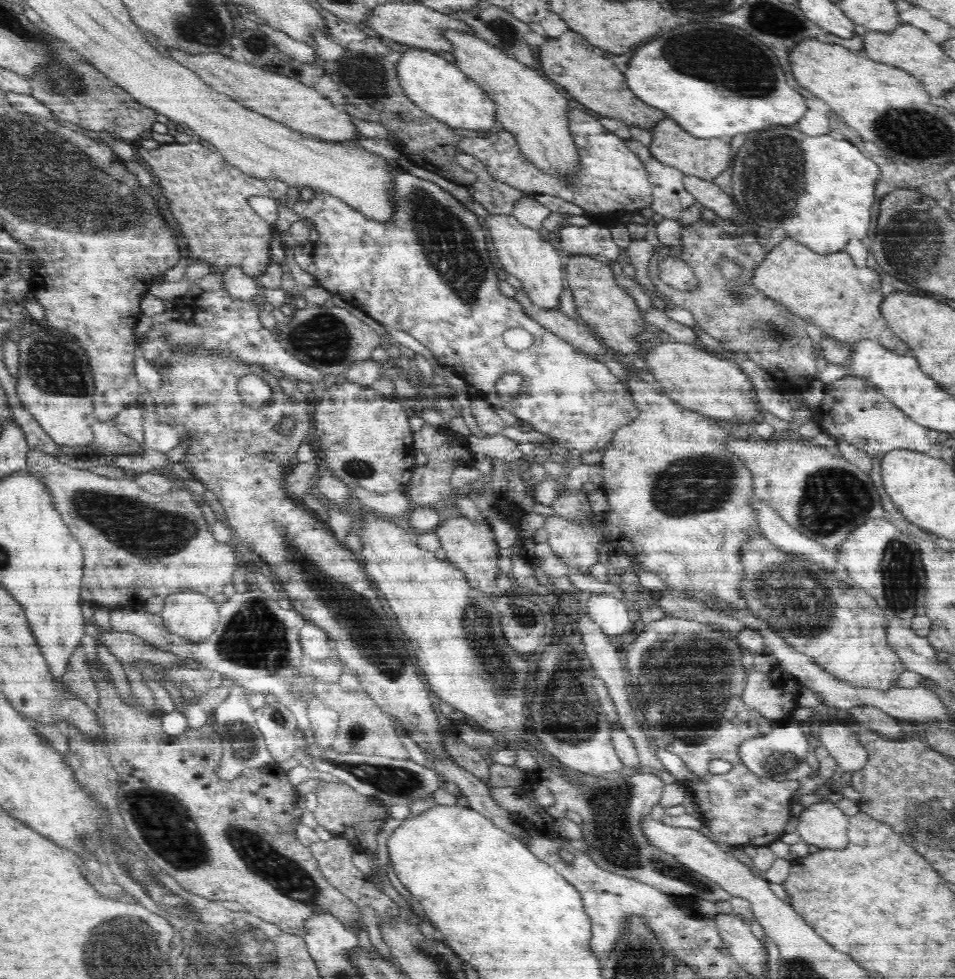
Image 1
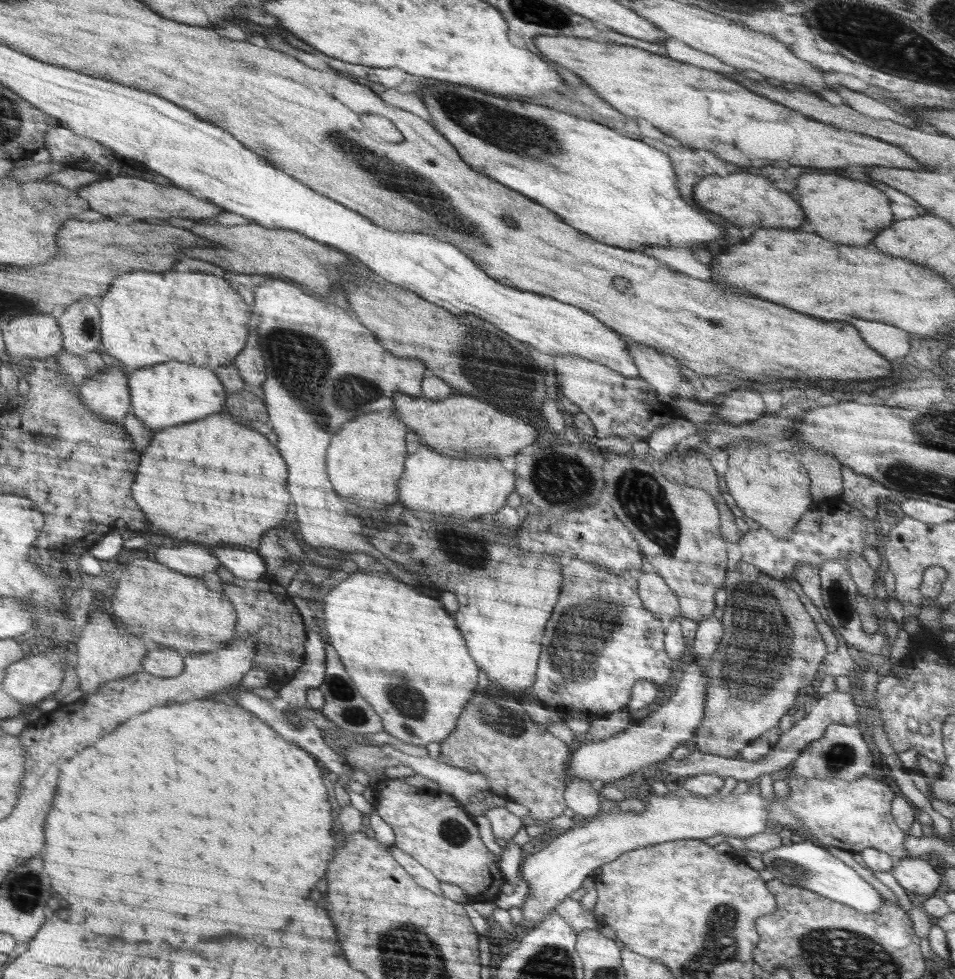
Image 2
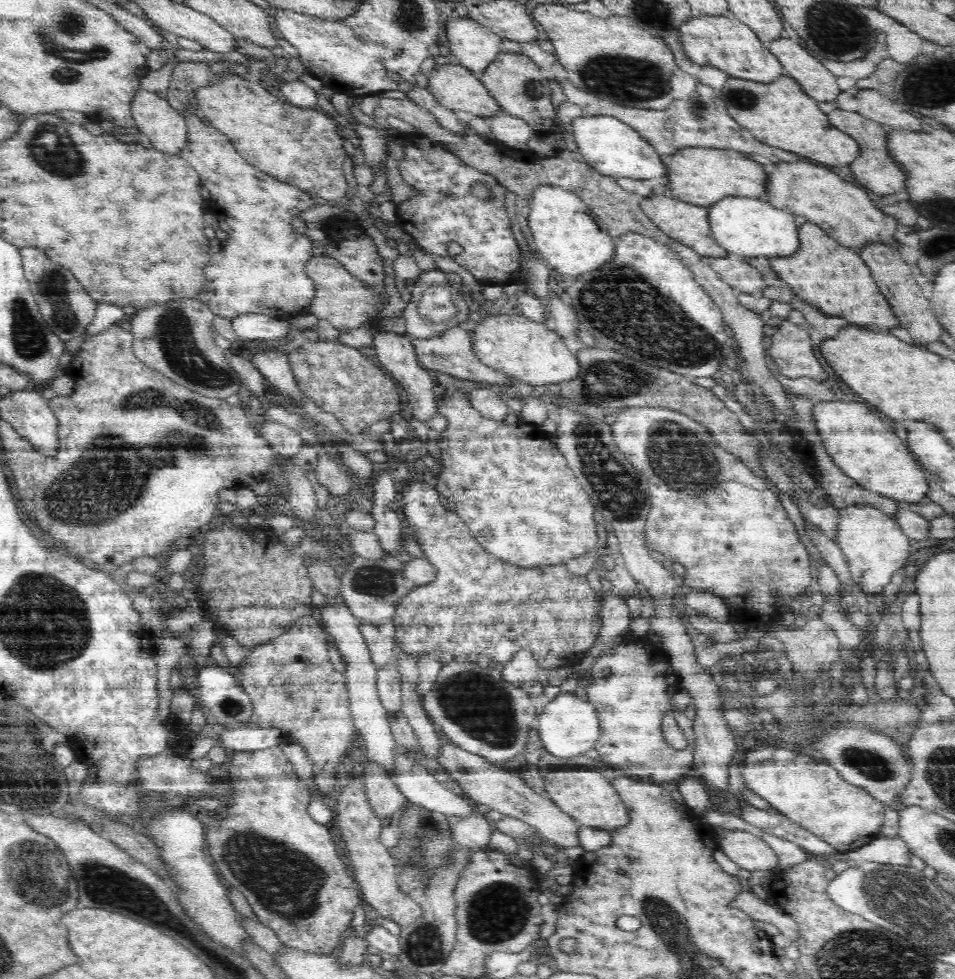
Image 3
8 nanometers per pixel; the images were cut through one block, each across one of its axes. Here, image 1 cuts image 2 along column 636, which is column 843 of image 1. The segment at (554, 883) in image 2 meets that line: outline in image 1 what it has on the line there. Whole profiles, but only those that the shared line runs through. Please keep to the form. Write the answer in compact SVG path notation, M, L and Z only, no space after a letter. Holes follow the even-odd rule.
M829 799L800 813L796 834L803 842L826 850L844 850L849 844L849 816Z

